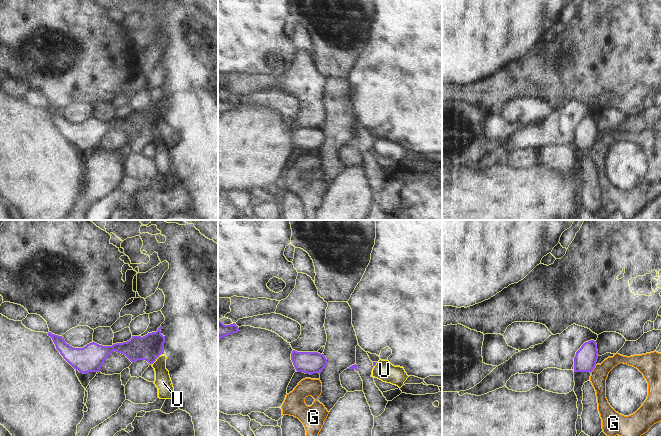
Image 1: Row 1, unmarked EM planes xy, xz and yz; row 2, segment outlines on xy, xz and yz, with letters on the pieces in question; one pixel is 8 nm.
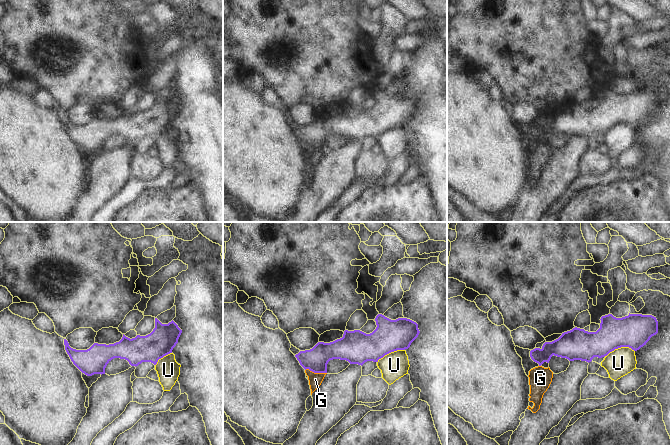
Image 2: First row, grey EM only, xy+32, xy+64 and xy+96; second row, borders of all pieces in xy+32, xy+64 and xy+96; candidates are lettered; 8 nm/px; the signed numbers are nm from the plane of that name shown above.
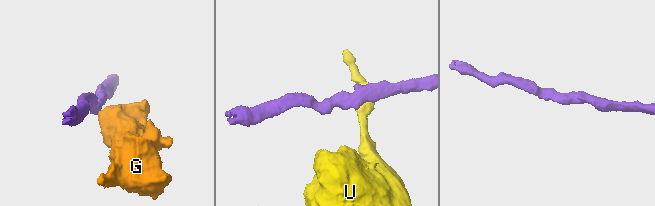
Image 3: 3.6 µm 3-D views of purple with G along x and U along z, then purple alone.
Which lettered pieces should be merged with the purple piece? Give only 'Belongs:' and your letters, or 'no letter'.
Belongs: no letter

